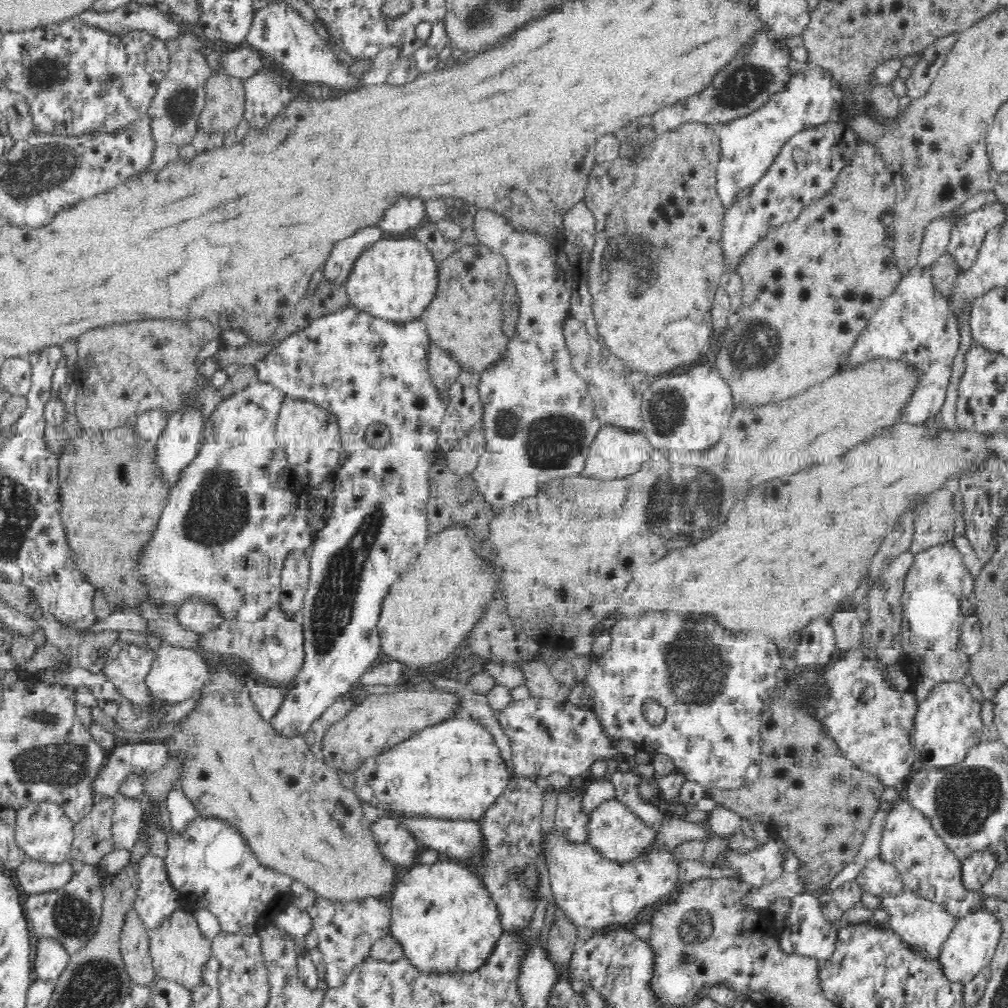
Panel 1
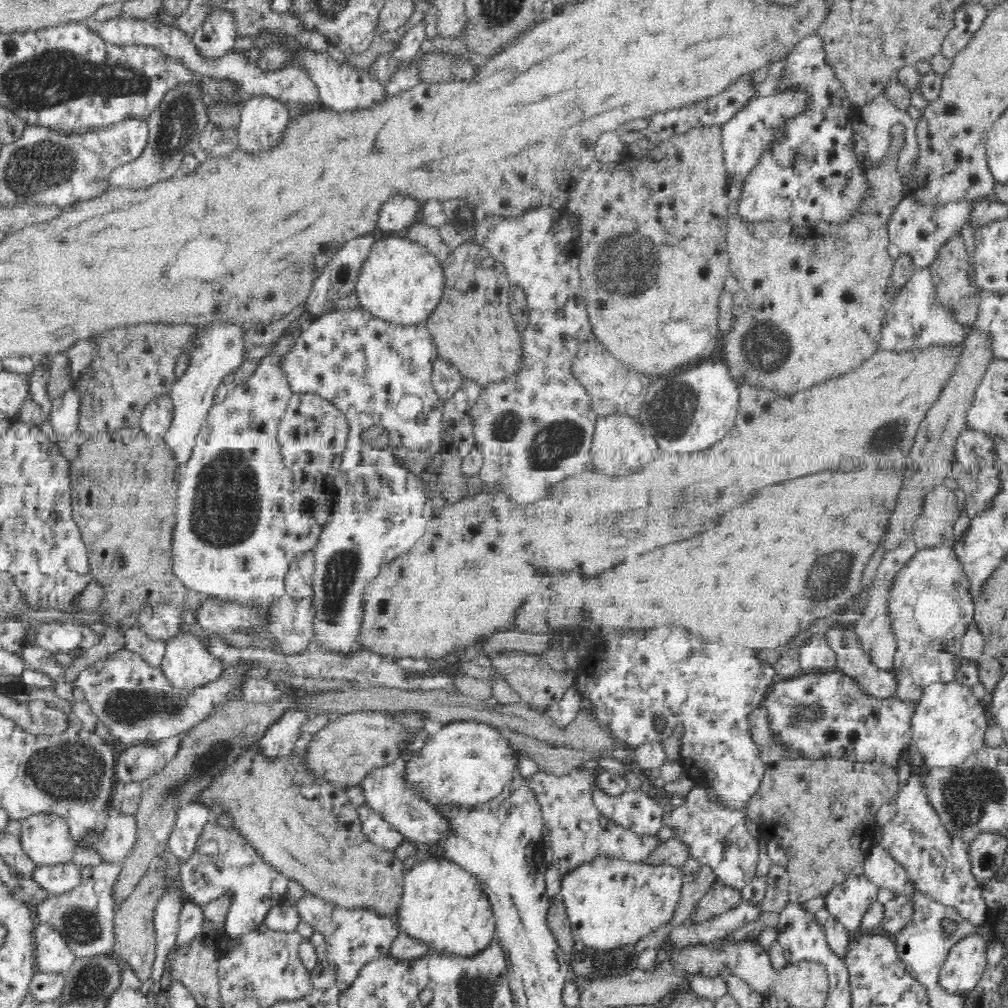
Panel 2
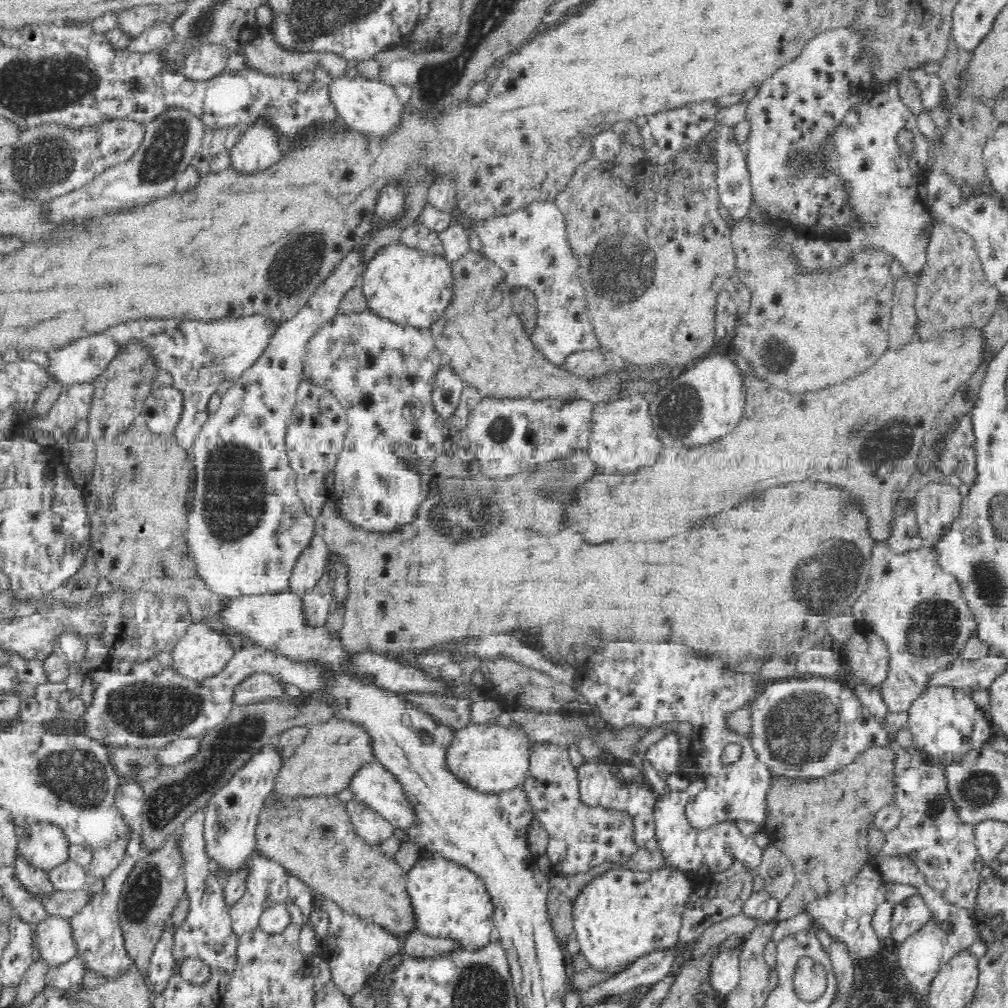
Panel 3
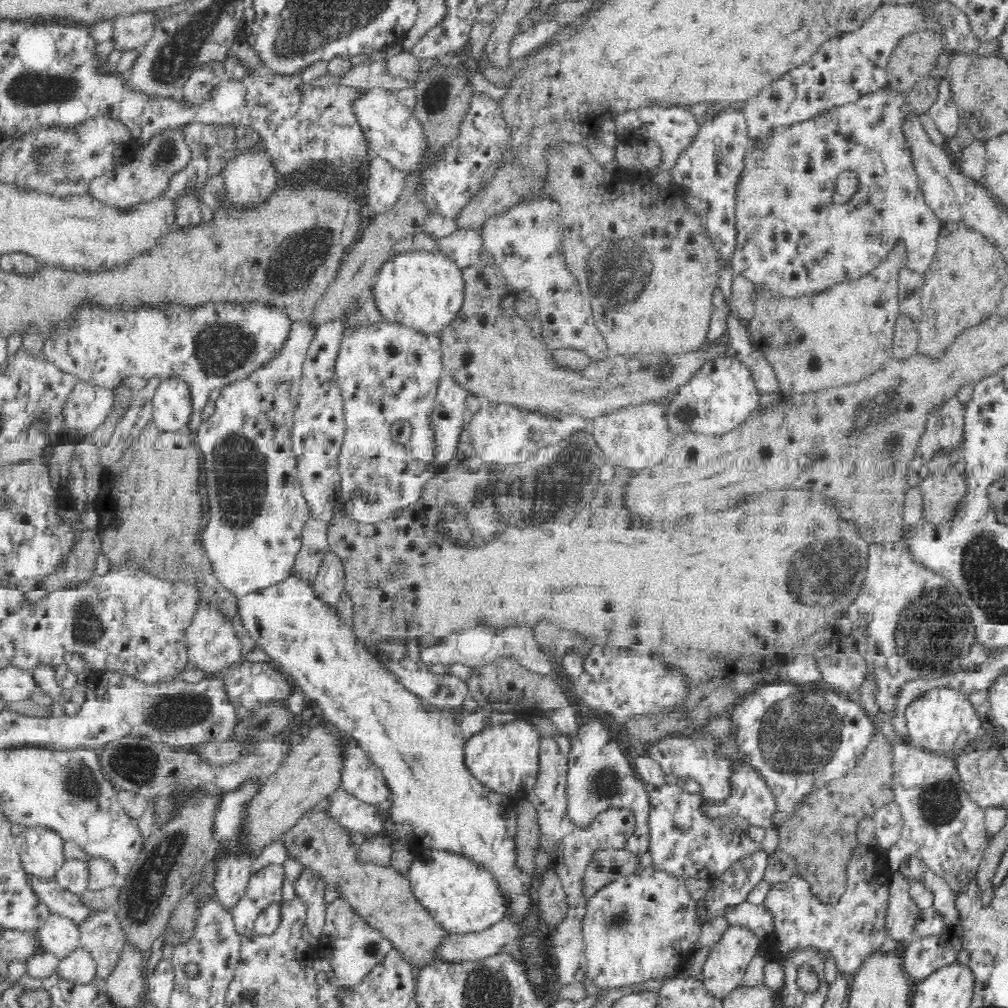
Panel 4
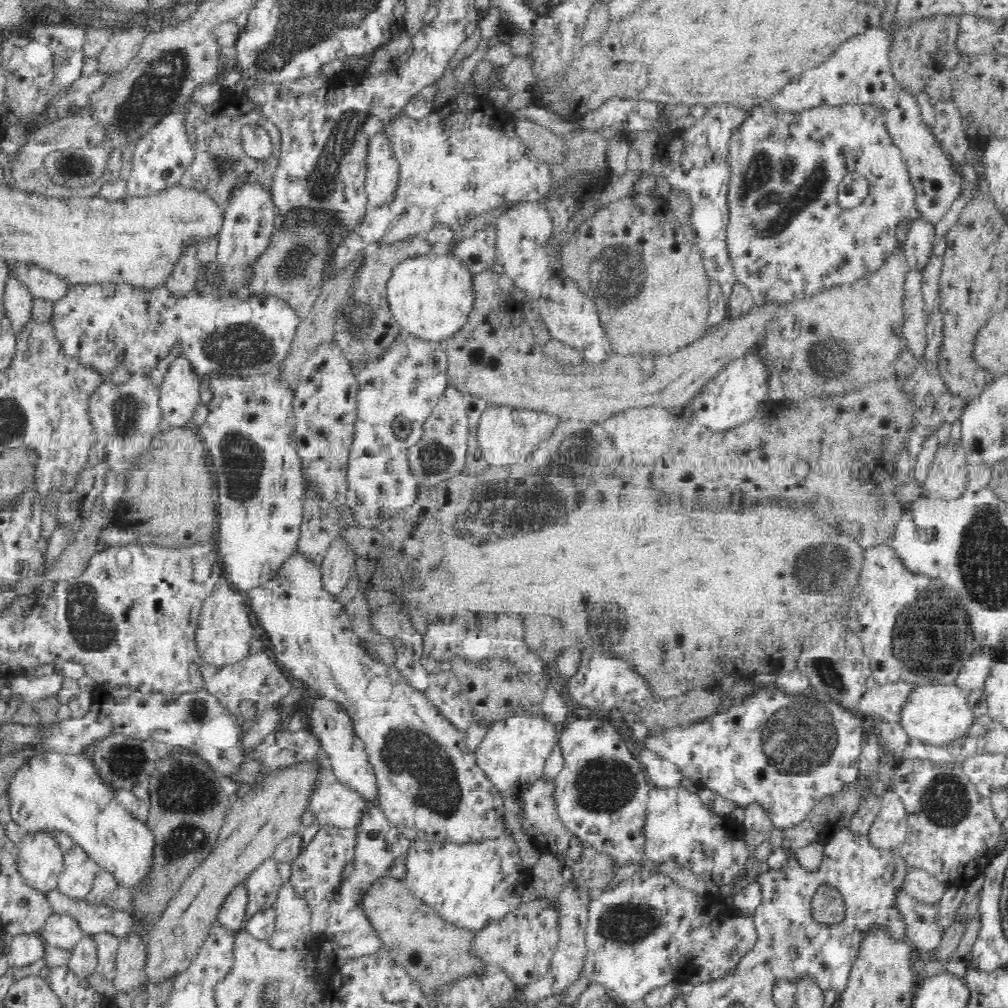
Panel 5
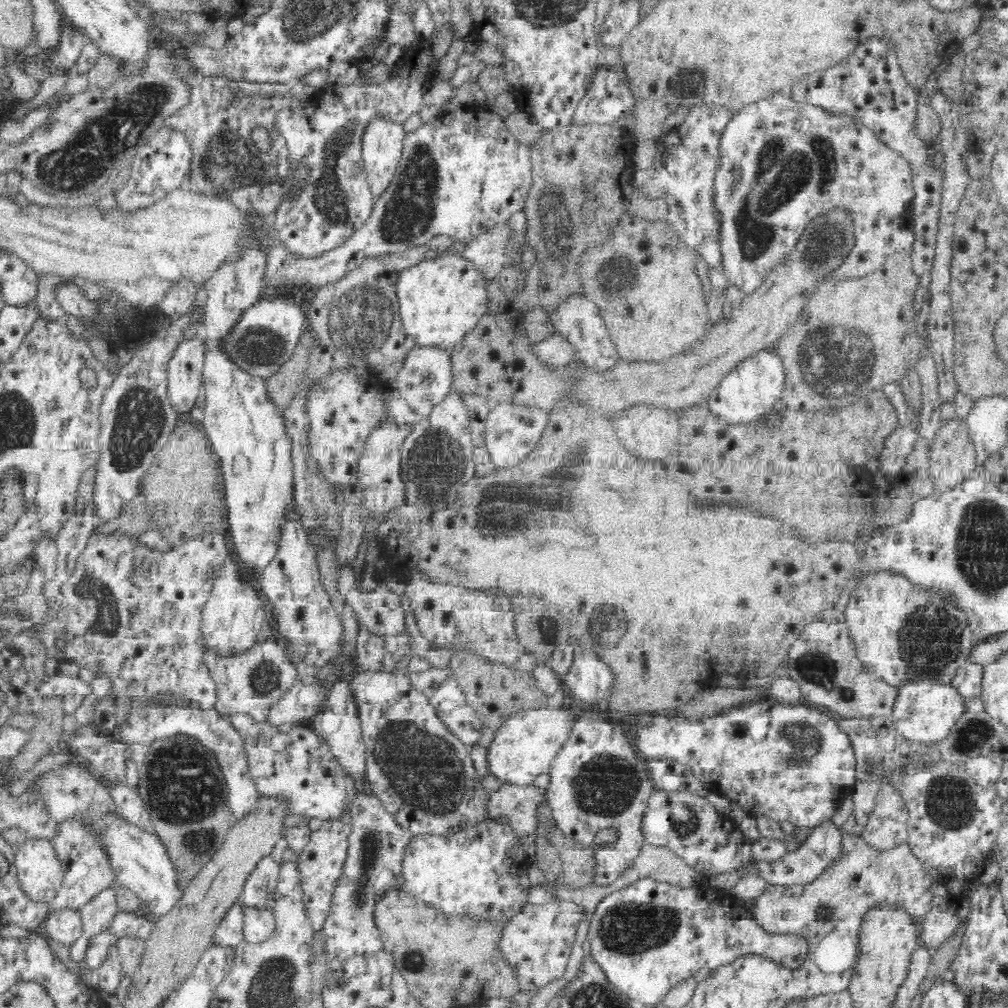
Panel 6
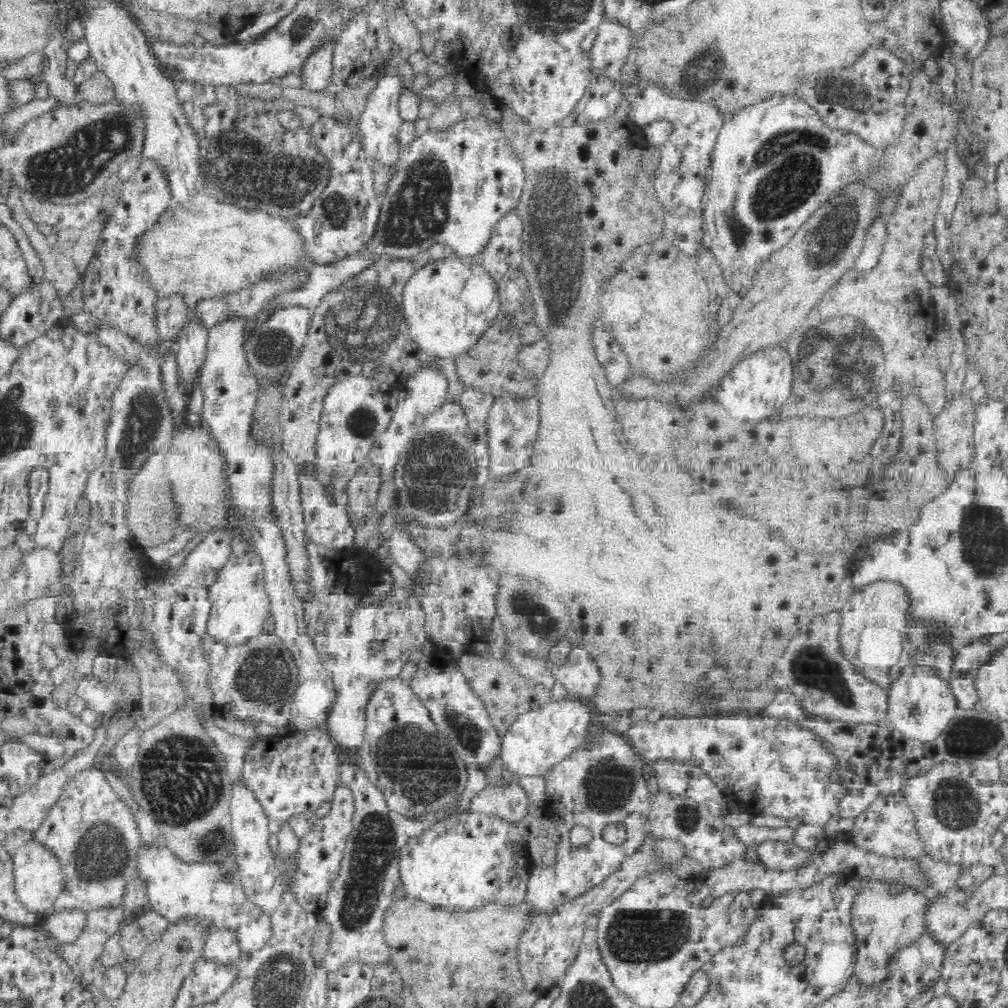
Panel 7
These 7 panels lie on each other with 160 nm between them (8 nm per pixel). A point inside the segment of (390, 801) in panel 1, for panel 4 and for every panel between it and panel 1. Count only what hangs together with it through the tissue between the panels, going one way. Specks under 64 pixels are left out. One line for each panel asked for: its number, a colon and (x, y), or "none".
2: (469, 763)
3: (492, 759)
4: (505, 758)

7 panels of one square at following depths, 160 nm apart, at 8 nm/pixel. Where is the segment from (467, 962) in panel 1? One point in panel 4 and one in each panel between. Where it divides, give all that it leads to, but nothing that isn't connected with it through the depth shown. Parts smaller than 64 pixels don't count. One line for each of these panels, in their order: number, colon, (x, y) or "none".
2: (443, 905)
3: (450, 901)
4: (463, 895)

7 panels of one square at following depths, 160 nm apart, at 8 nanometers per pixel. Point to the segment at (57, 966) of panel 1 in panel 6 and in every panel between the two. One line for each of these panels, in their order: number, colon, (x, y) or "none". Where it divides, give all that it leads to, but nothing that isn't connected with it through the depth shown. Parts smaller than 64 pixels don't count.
2: (53, 954)
3: (54, 939)
4: (58, 934)
5: (60, 930)
6: (65, 925)

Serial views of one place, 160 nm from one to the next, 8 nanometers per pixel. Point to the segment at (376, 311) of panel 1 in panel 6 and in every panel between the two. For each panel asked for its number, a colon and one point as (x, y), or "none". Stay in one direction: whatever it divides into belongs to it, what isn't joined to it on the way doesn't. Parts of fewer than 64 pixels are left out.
2: (401, 282)
3: (410, 287)
4: (424, 290)
5: (431, 296)
6: (441, 300)

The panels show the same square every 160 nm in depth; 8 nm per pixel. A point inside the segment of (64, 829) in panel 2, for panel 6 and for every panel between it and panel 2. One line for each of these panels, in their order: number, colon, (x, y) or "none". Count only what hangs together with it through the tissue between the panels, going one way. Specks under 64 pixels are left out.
3: (43, 845)
4: (42, 859)
5: (40, 859)
6: (39, 871)

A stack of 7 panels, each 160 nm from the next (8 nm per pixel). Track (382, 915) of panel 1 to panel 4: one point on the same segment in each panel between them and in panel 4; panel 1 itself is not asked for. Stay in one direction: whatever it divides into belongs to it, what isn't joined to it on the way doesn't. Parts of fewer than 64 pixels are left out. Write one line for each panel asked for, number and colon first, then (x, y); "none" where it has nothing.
2: (354, 937)
3: (360, 947)
4: (355, 946)

